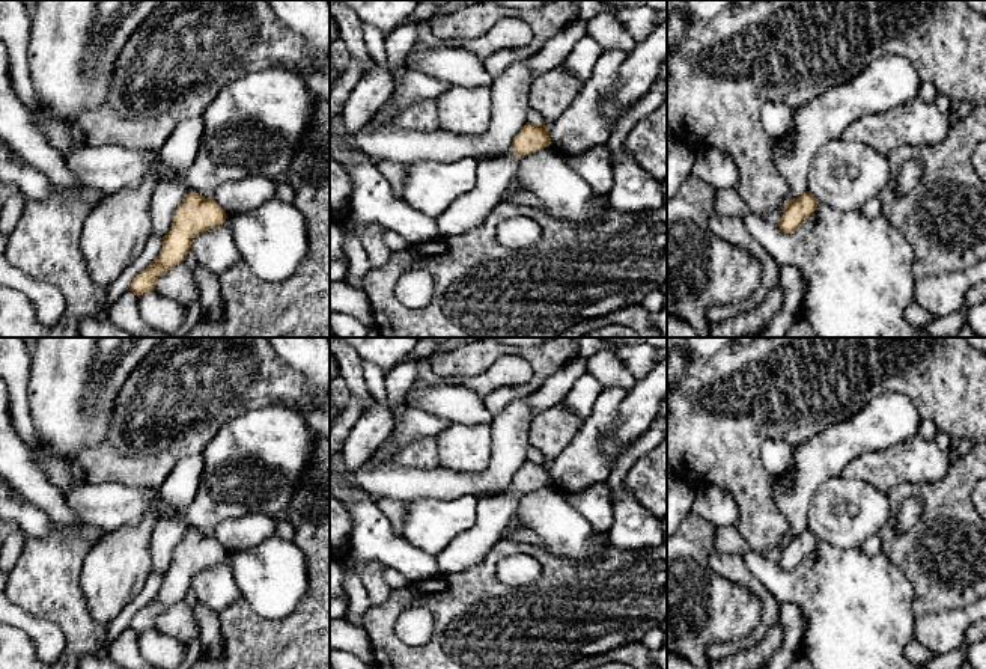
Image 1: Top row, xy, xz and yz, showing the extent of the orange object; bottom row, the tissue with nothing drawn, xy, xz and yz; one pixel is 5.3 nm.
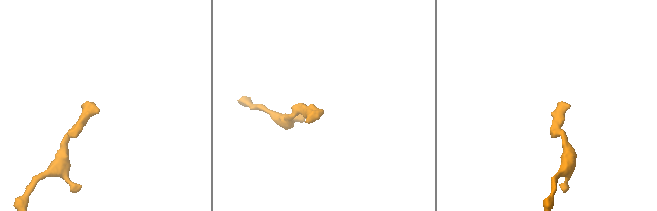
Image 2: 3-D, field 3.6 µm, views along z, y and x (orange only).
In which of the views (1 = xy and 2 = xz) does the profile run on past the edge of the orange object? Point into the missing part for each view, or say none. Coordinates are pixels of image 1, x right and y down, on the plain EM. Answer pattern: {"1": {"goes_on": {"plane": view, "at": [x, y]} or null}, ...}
{"1": {"goes_on": {"plane": "xy", "at": [271, 576]}}, "2": {"goes_on": null}}

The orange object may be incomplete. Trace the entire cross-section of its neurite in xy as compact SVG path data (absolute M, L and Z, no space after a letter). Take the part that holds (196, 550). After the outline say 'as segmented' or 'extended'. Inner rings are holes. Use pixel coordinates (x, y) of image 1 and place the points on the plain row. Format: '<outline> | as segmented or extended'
M190 529L178 544L160 592L131 619L137 634L155 628L157 618L184 600L193 577L203 568L227 561L241 597L253 612L269 621L289 616L309 586L304 551L277 535L233 553L212 536Z | extended

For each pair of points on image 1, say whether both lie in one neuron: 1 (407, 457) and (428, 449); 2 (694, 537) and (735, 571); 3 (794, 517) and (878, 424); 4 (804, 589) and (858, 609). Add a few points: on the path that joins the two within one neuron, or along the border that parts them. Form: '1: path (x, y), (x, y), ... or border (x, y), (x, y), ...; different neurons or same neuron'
1: path (411, 455), (423, 452); same neuron
2: border (712, 550), (711, 567), (732, 580); different neurons
3: path (797, 490), (851, 437); same neuron
4: path (818, 589), (836, 589), (845, 597); same neuron

